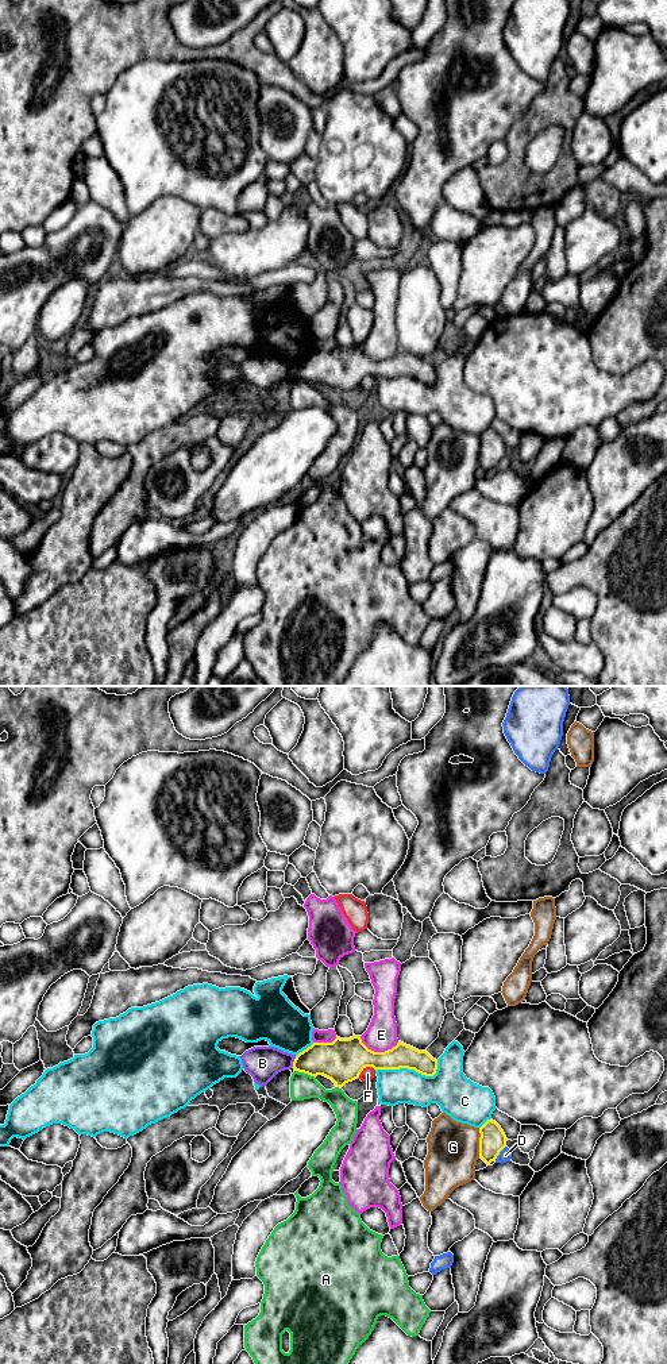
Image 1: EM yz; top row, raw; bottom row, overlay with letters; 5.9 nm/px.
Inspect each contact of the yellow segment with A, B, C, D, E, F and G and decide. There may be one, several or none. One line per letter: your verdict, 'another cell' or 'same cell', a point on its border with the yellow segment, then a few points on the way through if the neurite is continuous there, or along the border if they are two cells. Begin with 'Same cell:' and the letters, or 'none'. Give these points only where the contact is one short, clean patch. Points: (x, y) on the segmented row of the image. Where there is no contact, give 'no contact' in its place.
Same cell: none
A: another cell; meets yellow in yz at (304, 1072)
B: another cell; meets yellow in yz at (293, 1062); border along yz (296, 1056), (292, 1066)
C: another cell; meets yellow in yz at (411, 1068)
D: another cell; meets yellow in yz at (498, 1153)
E: another cell; meets yellow in yz at (378, 1052)
F: another cell; meets yellow in yz at (365, 1067)
G: another cell; meets yellow in yz at (479, 1143)

